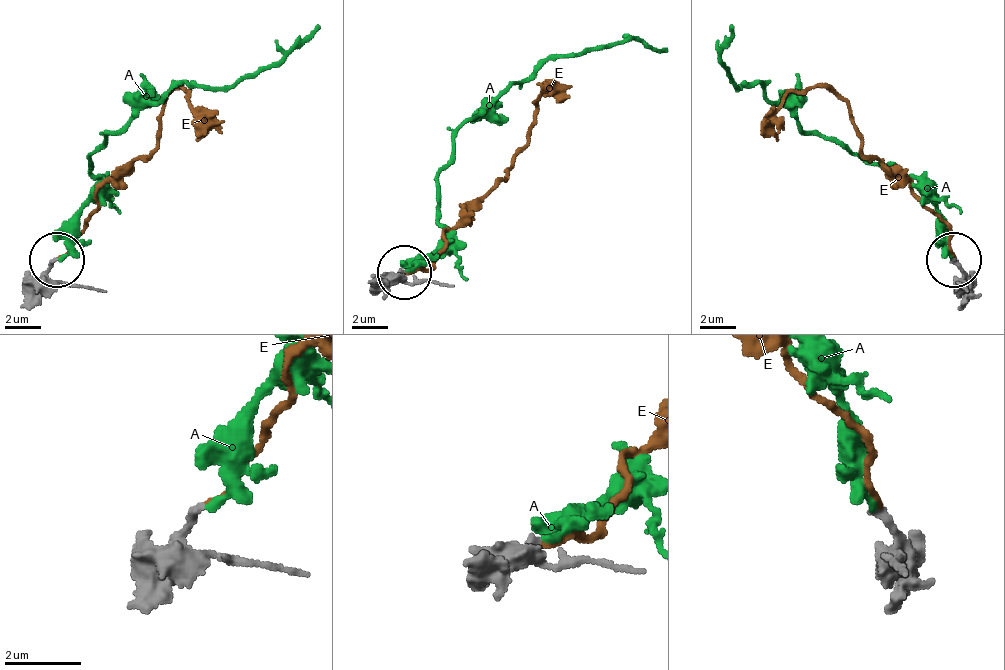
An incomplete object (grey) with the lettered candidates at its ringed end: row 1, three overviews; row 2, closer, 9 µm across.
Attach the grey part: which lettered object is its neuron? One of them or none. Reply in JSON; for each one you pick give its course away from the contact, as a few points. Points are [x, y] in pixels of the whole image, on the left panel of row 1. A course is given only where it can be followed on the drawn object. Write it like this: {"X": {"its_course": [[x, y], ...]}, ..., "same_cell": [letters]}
{"E": {"its_course": [[55, 261], [83, 229], [96, 193], [151, 152], [160, 111], [178, 88], [187, 97], [196, 129], [196, 143]]}, "same_cell": ["E"]}

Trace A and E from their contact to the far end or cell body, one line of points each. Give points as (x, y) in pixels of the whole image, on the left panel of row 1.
A: (55, 261), (110, 134), (182, 84), (232, 88), (319, 25)
E: (55, 261), (83, 229), (96, 193), (151, 152), (160, 111), (178, 88), (187, 97), (196, 129), (196, 143)

